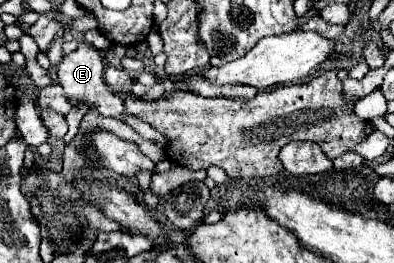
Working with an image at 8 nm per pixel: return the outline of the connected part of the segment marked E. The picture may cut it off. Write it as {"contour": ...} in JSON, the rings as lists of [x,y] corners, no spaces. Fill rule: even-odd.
{"contour":[[[81,41],[77,45],[75,51],[71,51],[69,55],[63,57],[63,63],[59,63],[59,83],[63,85],[65,89],[65,95],[69,97],[71,103],[77,103],[79,99],[87,101],[89,105],[97,105],[99,113],[105,115],[105,117],[115,117],[119,121],[125,121],[127,125],[133,127],[133,131],[137,131],[143,139],[155,143],[157,147],[167,147],[167,137],[161,135],[157,129],[153,129],[149,123],[137,119],[135,115],[129,115],[125,113],[125,103],[123,99],[119,99],[119,95],[113,95],[113,91],[105,85],[105,79],[103,79],[103,71],[105,71],[105,65],[103,65],[103,51],[95,49],[91,43],[87,41]]]}

